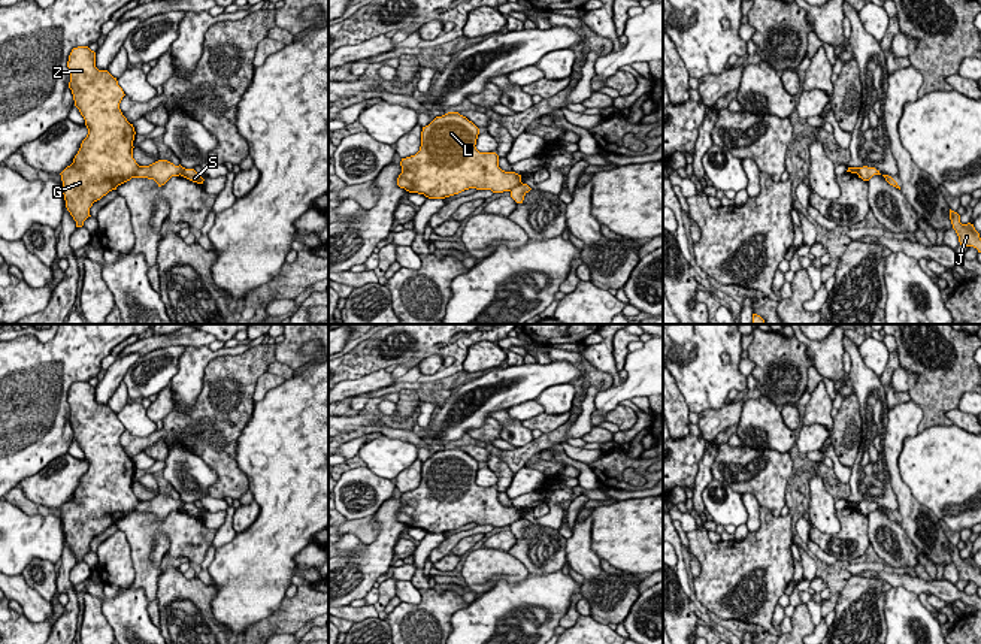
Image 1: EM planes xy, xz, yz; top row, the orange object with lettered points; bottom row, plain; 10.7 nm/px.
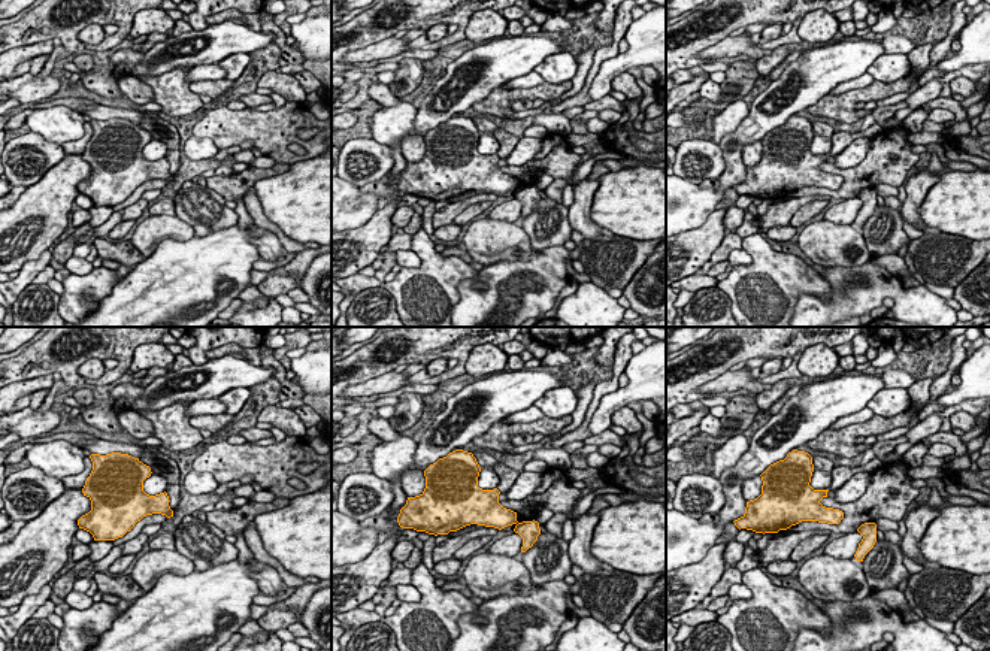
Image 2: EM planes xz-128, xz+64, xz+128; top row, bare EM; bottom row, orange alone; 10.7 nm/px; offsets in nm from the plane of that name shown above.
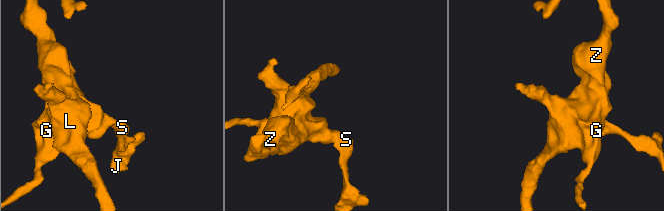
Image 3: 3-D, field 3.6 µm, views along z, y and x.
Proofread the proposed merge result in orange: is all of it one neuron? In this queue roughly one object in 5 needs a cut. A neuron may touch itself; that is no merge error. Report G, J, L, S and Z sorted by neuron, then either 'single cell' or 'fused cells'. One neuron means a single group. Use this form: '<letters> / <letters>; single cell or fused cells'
G L Z / J S; fused cells

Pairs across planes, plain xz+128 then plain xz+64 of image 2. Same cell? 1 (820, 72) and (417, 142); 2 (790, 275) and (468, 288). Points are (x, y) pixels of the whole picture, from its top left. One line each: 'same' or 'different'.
1: different
2: different

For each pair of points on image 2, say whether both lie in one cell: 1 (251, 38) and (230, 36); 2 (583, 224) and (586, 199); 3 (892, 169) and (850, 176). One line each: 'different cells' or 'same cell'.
1: same cell
2: same cell
3: same cell

